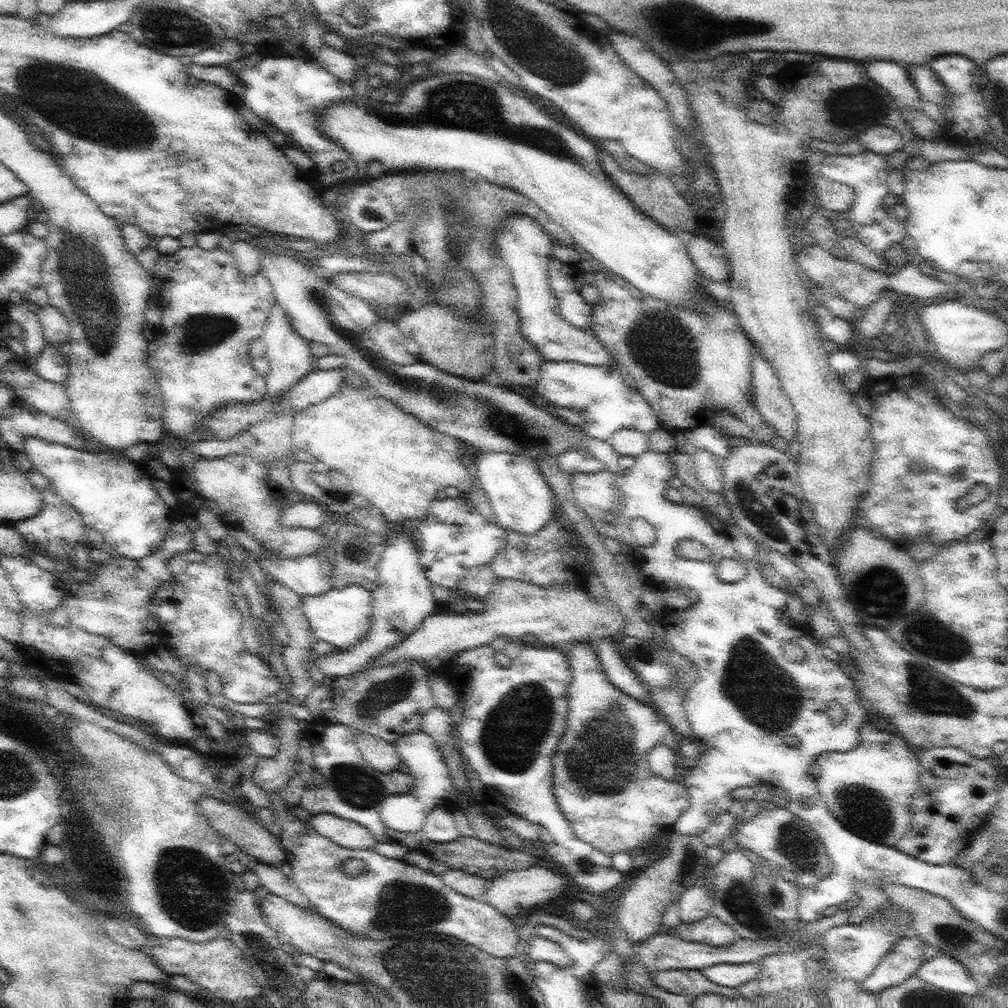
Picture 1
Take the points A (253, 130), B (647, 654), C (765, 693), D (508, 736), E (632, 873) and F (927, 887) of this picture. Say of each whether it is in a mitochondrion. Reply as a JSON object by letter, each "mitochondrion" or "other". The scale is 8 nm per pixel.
{"A":"other","B":"mitochondrion","C":"mitochondrion","D":"mitochondrion","E":"other","F":"other"}

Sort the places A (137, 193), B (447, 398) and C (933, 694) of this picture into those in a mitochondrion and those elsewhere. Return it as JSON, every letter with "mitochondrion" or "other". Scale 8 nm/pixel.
{"A":"other","B":"mitochondrion","C":"mitochondrion"}

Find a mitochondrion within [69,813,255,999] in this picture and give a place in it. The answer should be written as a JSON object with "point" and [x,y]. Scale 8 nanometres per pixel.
{"point":[192,890]}

